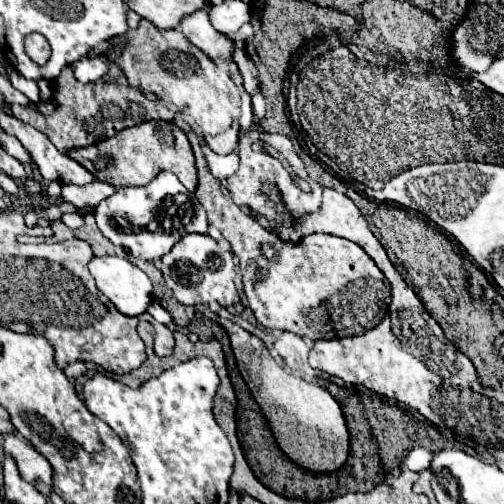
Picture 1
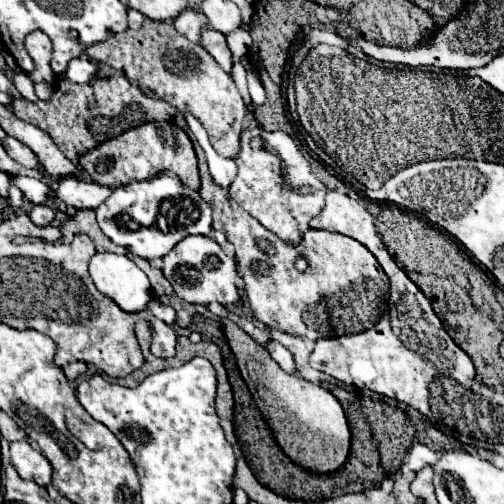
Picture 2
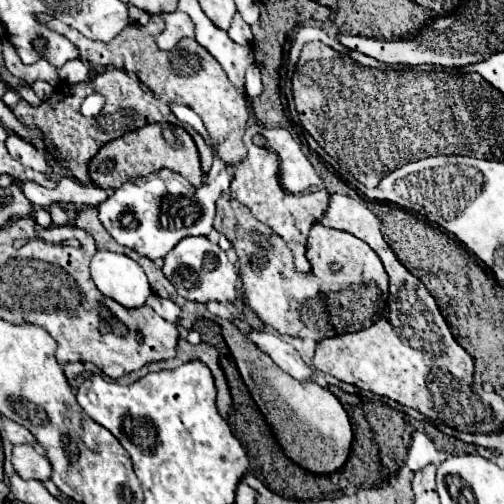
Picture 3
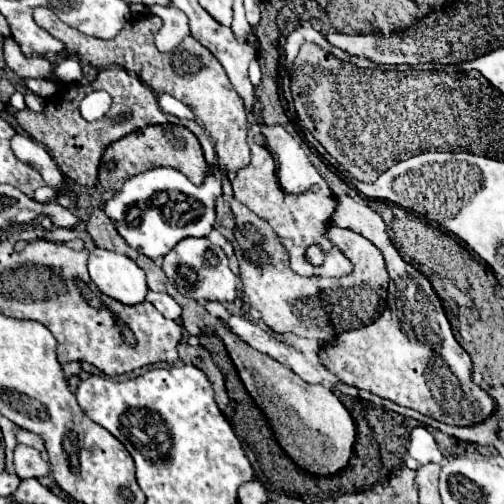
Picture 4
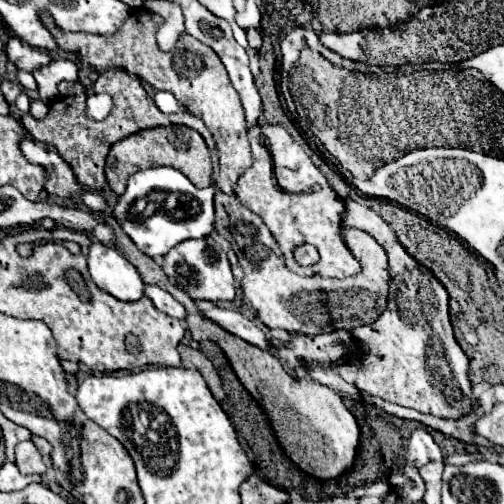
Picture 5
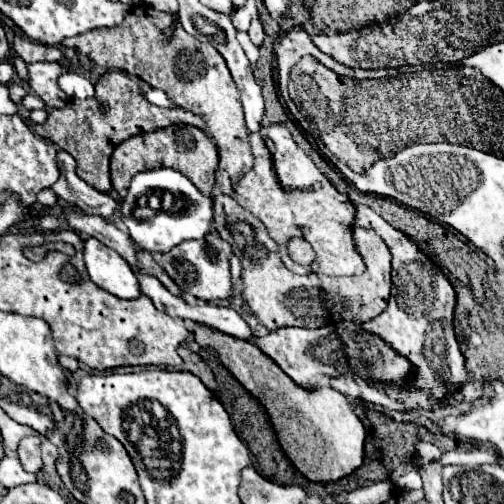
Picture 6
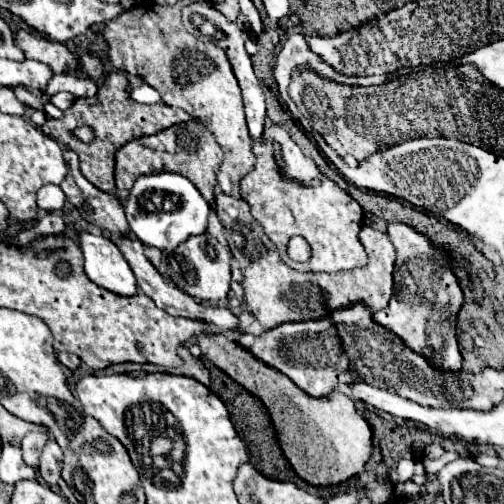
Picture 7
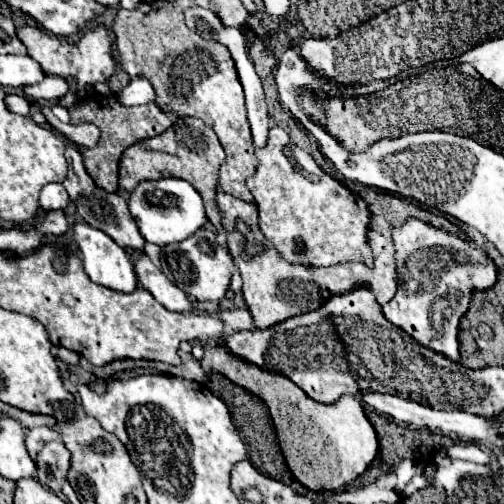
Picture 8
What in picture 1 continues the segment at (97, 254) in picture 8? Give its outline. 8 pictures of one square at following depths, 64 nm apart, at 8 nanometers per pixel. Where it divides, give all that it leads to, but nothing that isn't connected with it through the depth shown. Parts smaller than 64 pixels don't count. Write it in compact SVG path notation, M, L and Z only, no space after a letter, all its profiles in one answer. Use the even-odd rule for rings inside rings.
M92 258L90 274L94 276L98 290L124 316L140 316L148 310L148 304L152 302L152 282L126 258Z

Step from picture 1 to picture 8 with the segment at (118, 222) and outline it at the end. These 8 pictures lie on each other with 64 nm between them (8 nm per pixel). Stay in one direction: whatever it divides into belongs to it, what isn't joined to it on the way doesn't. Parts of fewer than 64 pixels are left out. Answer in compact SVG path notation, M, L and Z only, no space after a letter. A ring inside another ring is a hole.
M182 178L142 180L130 194L128 210L136 220L136 226L140 228L140 234L144 236L144 240L156 246L168 246L168 244L186 240L208 222L200 194L190 182Z

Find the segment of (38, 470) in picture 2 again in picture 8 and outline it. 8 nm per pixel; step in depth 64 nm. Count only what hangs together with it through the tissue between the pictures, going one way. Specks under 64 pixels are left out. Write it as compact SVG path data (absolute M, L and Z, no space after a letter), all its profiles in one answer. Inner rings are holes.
M32 428L26 432L26 448L28 448L28 456L32 456L32 460L36 460L38 452L44 448L46 442L50 440L58 440L58 432L54 428Z

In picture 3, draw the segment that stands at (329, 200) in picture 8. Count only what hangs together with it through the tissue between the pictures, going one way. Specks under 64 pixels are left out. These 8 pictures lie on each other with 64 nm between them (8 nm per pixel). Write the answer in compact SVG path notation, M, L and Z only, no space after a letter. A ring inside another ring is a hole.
M248 128L248 132L244 134L244 144L248 148L248 154L244 160L240 160L240 164L236 164L236 176L232 180L232 198L242 202L252 214L254 218L258 218L262 224L270 226L292 250L294 254L294 266L296 270L303 274L311 272L310 266L306 266L306 236L310 232L310 226L322 218L322 214L328 208L328 192L326 188L320 188L316 192L302 192L292 196L290 192L284 192L284 188L280 188L280 176L278 176L278 164L280 160L276 160L276 154L260 148L252 142L252 136L256 136L252 132L252 128Z

